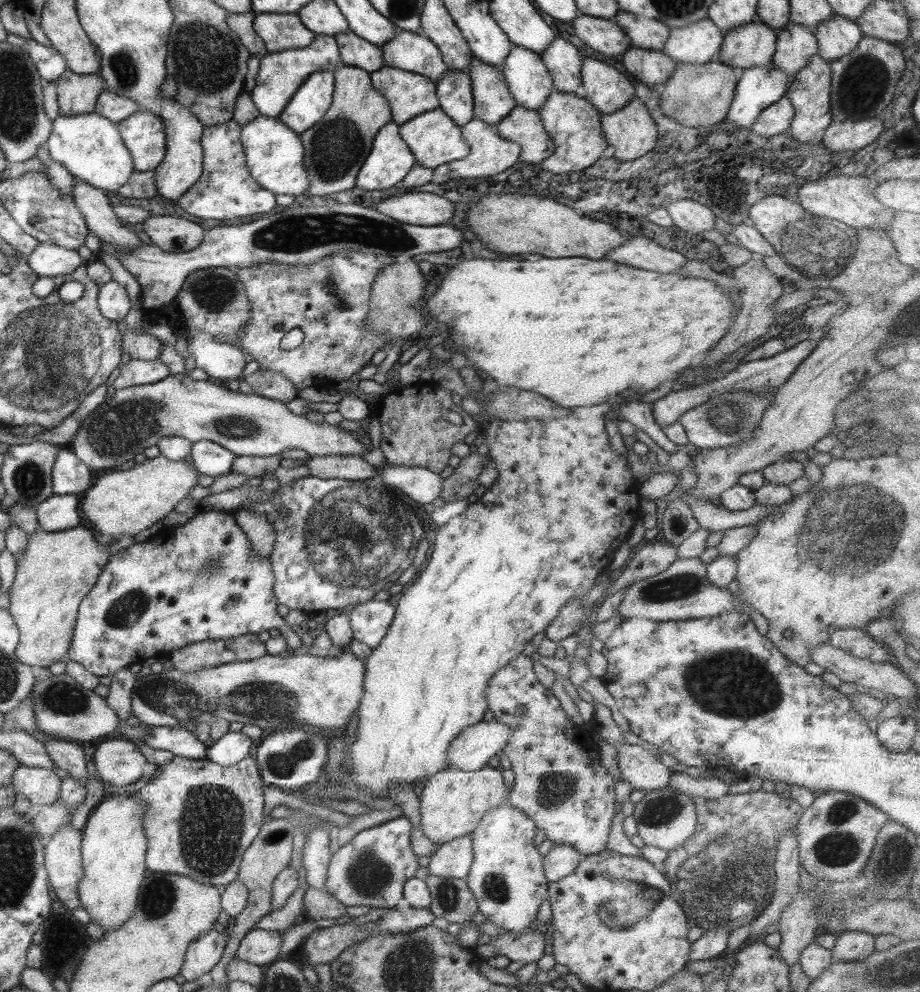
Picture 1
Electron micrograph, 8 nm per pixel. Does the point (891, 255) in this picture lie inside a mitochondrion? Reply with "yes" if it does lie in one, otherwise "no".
no

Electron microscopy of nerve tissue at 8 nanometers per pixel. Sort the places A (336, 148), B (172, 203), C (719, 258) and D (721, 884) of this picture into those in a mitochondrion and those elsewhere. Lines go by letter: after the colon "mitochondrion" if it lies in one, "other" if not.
A: mitochondrion
B: other
C: other
D: mitochondrion

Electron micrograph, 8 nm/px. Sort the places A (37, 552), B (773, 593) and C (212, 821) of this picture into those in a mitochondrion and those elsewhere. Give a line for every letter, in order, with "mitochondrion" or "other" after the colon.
A: other
B: other
C: mitochondrion

